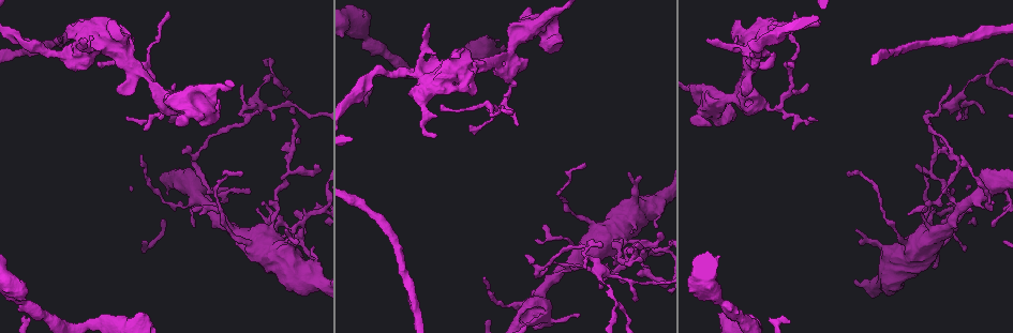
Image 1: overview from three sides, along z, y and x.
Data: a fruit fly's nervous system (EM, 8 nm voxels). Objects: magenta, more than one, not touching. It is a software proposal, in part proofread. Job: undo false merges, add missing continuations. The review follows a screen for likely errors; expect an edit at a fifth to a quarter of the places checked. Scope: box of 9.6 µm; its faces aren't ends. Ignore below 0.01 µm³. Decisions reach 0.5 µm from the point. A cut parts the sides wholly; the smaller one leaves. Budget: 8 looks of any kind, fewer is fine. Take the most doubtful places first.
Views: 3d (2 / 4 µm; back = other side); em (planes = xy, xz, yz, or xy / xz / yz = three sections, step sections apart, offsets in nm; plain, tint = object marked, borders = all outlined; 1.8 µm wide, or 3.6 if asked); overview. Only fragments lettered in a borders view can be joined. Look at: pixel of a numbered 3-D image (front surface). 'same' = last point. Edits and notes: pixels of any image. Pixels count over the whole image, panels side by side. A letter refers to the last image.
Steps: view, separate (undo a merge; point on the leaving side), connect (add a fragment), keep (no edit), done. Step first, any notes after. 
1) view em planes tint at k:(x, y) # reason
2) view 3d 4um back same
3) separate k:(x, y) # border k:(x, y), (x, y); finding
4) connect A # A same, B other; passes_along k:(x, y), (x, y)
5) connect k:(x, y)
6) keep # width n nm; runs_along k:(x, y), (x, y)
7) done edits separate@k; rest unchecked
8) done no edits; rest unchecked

view 3d 4um at 1:(915, 268) # thick turns thin

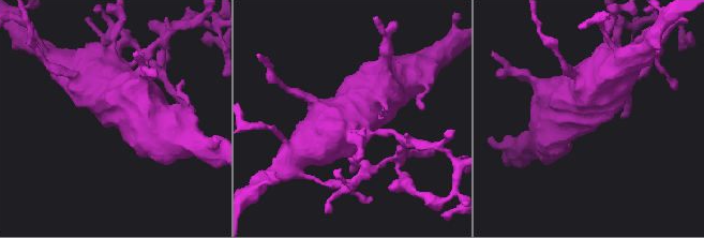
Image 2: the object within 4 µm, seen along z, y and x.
view em xz step 16 tint at 2:(111, 121) # shape alone is not enough

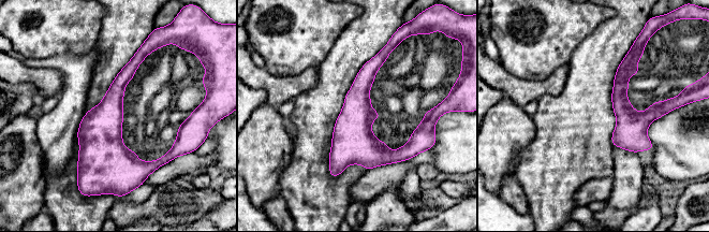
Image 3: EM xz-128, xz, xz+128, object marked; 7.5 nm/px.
view em planes borders same # another direction

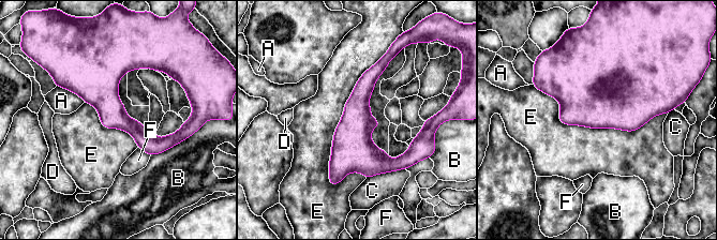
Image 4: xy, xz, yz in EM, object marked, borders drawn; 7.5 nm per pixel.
keep # A other, B other, C other, D other, E other, F other; border 4:(387, 51), (346, 101), (331, 185); continuous, no second neuron

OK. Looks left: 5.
view 3d 2um at 1:(471, 94) # branch stops here

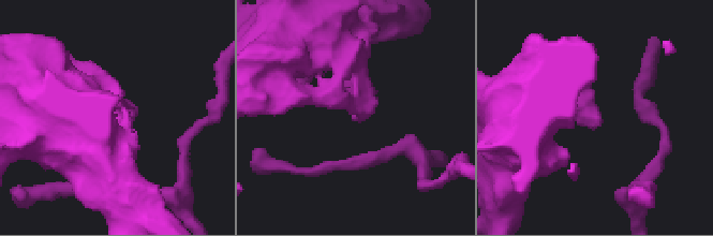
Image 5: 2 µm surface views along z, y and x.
view em planes borders at 5:(598, 122) # shape alone is not enough

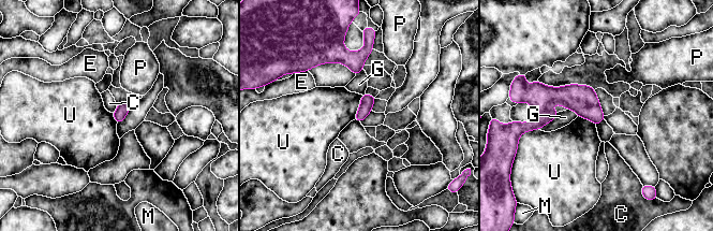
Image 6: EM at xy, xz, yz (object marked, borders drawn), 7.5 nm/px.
keep # C other, E other, G other, M other, P other, U other; border 6:(361, 95), (359, 107), (353, 119); no lettered fragment goes on from it

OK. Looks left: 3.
view em xz step 16 tint at 1:(526, 256) # tapers out

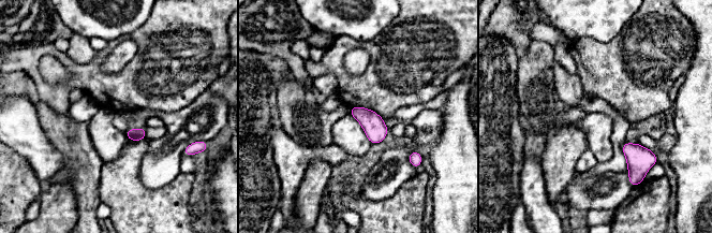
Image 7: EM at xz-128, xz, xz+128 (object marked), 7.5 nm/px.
view em xy step 16 borders same

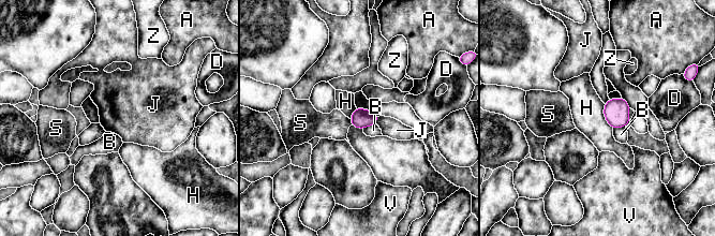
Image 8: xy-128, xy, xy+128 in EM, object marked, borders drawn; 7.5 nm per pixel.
keep # width 120 nm; A other, B other, D other, H other, J other, S other, V other, Z other; border 8:(604, 104), (604, 117), (612, 129); no lettered fragment goes on from it

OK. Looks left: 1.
done no edits; rest unchecked

